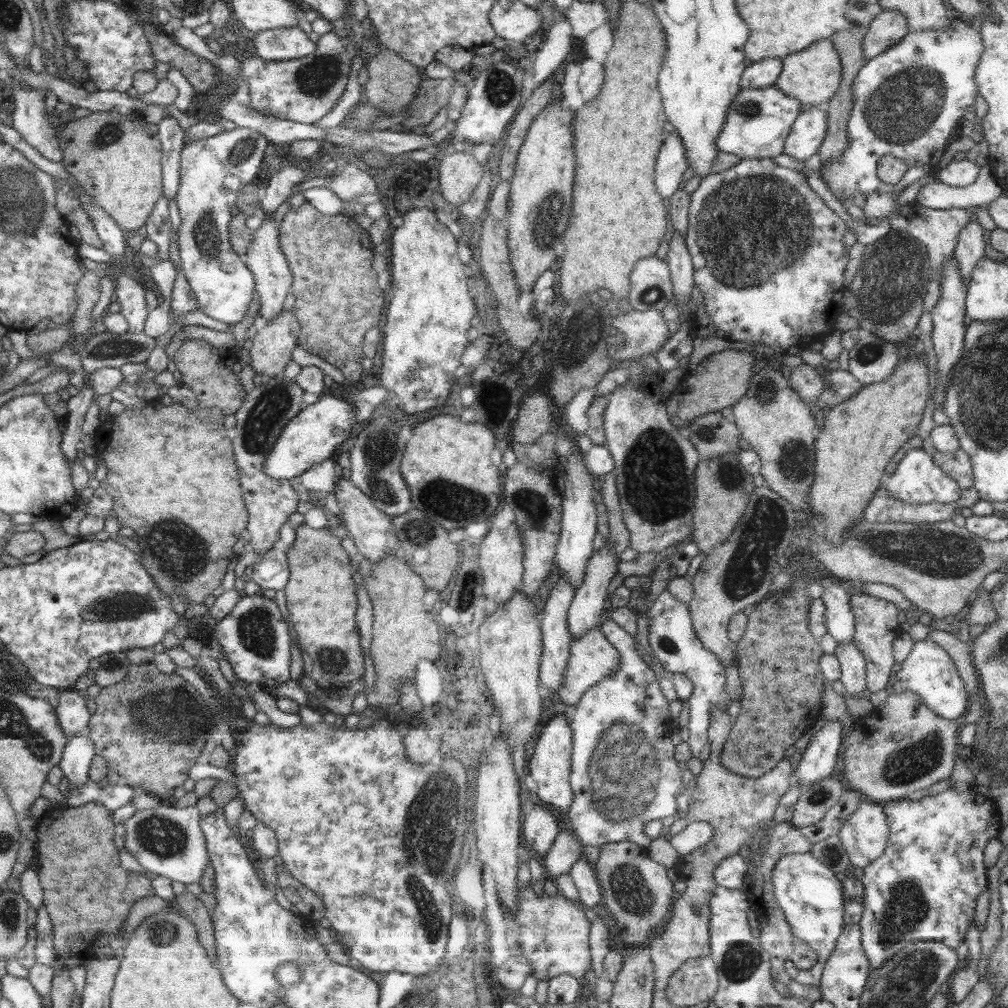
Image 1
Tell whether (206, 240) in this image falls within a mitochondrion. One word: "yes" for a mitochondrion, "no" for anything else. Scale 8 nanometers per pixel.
yes

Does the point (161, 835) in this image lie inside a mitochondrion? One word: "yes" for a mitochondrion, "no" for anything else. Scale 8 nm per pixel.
yes

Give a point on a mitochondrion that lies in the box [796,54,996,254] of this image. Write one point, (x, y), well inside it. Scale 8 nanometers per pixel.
(904, 107)

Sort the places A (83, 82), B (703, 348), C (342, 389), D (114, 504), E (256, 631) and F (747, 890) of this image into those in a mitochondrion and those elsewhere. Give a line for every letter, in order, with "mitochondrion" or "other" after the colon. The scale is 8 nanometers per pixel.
A: other
B: other
C: other
D: other
E: mitochondrion
F: other

